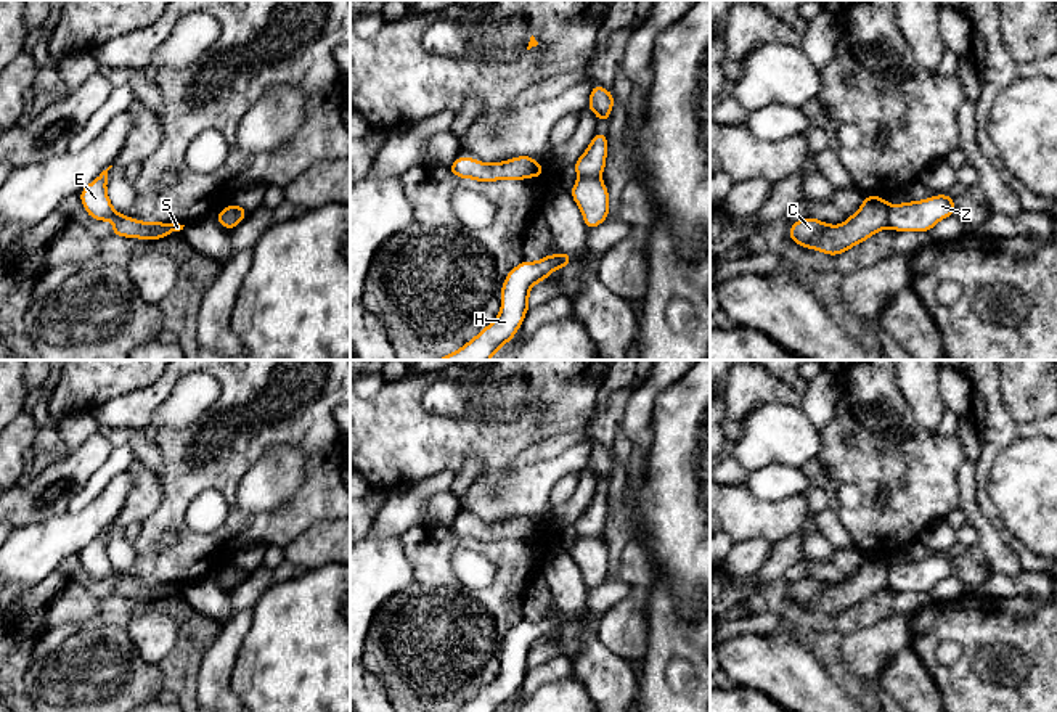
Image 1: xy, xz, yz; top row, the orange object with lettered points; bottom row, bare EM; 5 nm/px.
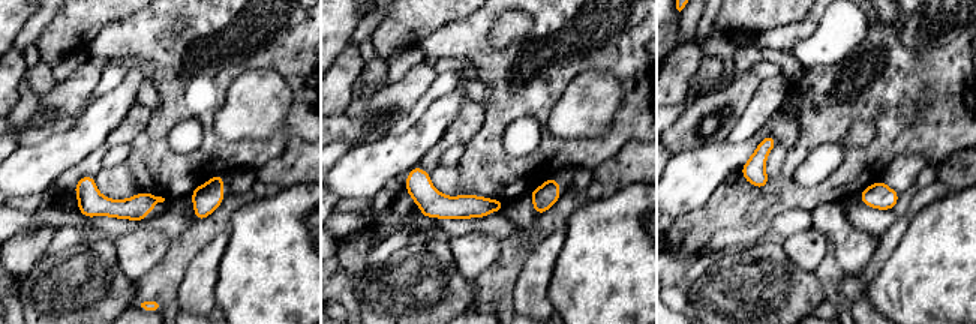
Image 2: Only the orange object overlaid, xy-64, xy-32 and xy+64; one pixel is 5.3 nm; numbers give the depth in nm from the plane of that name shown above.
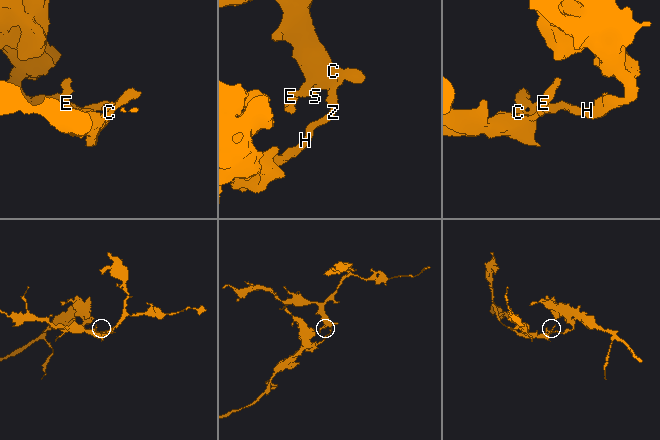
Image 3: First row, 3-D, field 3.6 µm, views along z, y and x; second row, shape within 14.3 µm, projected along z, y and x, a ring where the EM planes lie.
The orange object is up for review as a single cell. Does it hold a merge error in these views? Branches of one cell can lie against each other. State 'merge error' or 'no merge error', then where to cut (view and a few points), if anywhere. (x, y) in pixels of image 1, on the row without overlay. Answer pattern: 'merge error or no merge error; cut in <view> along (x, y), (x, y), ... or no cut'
merge error; cut in yz along (890, 566), (887, 585)

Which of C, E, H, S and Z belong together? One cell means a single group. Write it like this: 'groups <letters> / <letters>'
groups C E S / H Z

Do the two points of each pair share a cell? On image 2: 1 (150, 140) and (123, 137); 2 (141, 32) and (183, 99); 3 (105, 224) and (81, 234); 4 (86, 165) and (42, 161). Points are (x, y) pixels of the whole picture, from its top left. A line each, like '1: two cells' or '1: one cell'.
1: two cells
2: one cell
3: one cell
4: two cells

